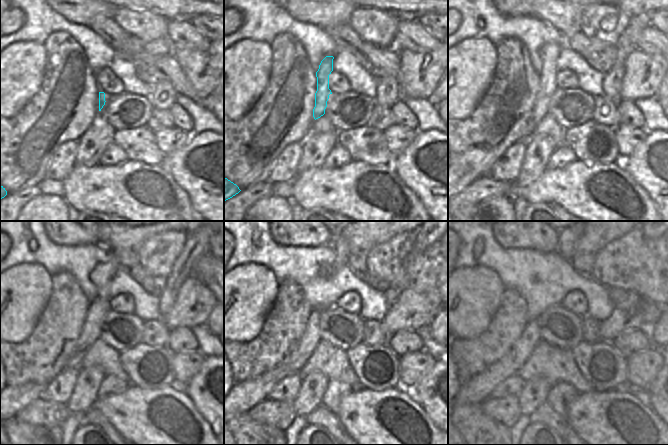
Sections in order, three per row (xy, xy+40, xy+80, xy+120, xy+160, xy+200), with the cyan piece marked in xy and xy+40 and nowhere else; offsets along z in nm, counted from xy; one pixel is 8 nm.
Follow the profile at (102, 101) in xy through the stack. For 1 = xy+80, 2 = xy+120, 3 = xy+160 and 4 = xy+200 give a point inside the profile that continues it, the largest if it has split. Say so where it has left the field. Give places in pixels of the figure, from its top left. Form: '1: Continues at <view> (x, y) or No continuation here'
1: Continues at xy+80 (549, 53)
2: Continues at xy+120 (102, 274)
3: Continues at xy+160 (244, 395)
4: Continues at xy+200 (478, 389)

